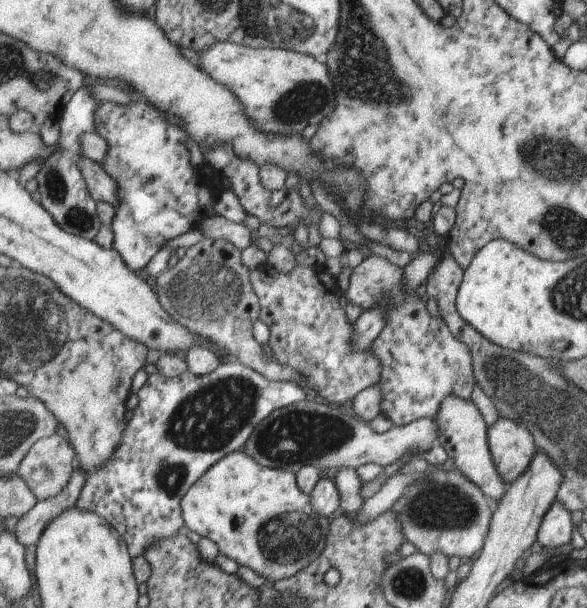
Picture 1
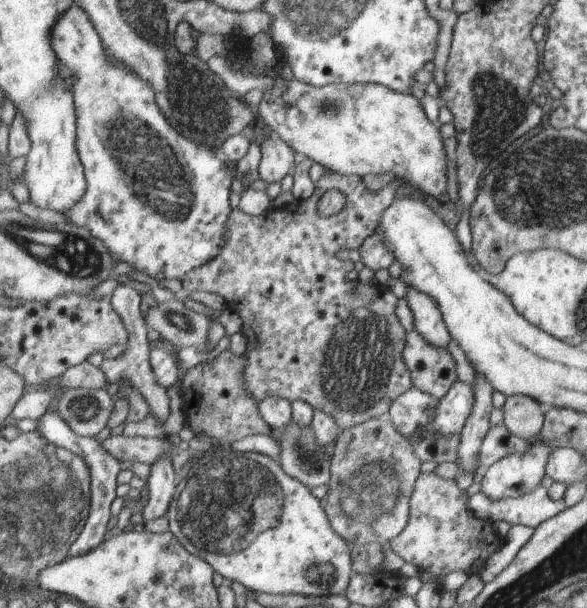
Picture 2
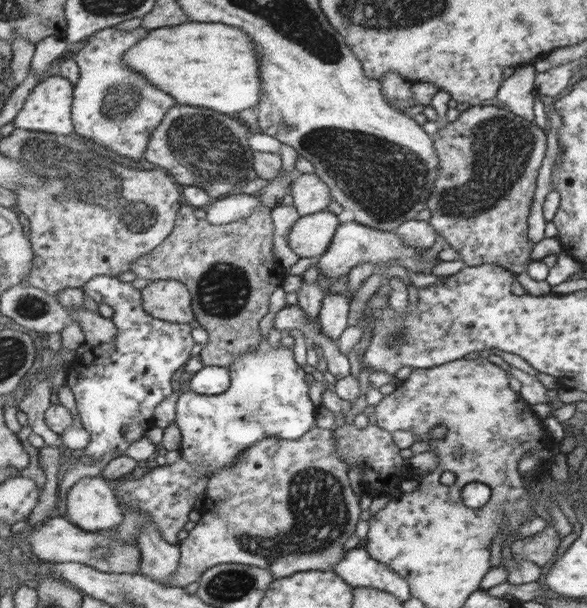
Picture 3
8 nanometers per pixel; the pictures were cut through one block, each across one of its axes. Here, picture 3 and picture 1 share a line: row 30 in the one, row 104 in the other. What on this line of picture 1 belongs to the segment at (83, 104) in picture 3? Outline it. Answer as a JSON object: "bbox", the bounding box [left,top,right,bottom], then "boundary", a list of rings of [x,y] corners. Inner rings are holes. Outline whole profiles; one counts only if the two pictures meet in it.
{"bbox":[96,98,223,272],"boundary":[[[139,98],[128,105],[117,104],[117,102],[103,101],[96,108],[96,130],[102,137],[105,137],[108,142],[108,151],[106,157],[102,164],[105,170],[118,182],[118,206],[116,208],[116,213],[111,224],[114,230],[114,246],[121,256],[124,256],[125,262],[129,265],[133,272],[139,272],[139,270],[145,270],[147,264],[155,258],[155,254],[161,250],[169,240],[189,232],[189,230],[198,229],[207,219],[217,216],[215,214],[215,202],[219,198],[223,187],[221,183],[217,180],[211,178],[209,174],[203,175],[200,170],[193,168],[191,164],[191,152],[189,152],[189,146],[185,142],[185,131],[175,123],[170,123],[169,119],[164,117],[164,114],[160,112],[159,109],[155,108],[153,105],[149,104],[145,99]]]}

